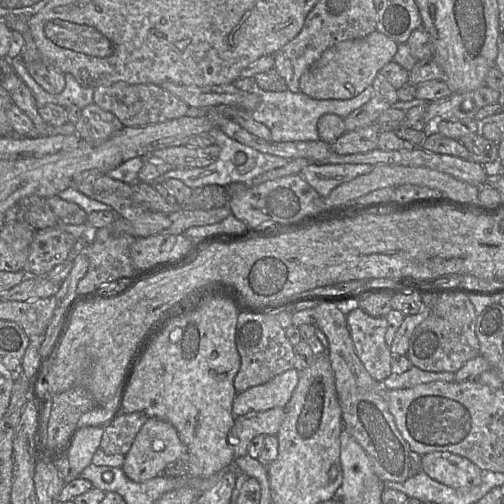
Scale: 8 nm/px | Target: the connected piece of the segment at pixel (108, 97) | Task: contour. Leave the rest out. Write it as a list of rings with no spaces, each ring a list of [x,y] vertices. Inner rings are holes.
[[[116,82],[94,88],[93,103],[112,113],[124,127],[143,127],[187,115],[189,106],[157,84]]]

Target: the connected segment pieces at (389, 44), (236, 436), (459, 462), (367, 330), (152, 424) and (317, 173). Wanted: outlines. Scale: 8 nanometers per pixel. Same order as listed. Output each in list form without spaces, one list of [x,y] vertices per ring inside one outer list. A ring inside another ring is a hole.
[[[378,30],[361,39],[338,42],[326,49],[302,74],[299,80],[300,92],[318,100],[353,98],[372,86],[381,69],[393,61],[397,50],[398,44]]]
[[[272,408],[265,412],[249,412],[234,417],[234,425],[228,435],[235,458],[248,455],[248,446],[253,438],[259,435],[277,436],[285,417],[285,408]]]
[[[450,452],[422,455],[421,470],[433,480],[455,489],[471,489],[482,483],[482,470],[477,465]]]
[[[355,307],[346,319],[358,358],[373,379],[383,382],[392,374],[392,353],[385,342],[386,317],[374,318]]]
[[[148,419],[141,427],[131,449],[125,456],[122,467],[125,475],[136,483],[143,483],[163,475],[164,470],[178,461],[187,449],[181,442],[177,430],[169,422],[160,419]]]
[[[310,164],[302,169],[301,177],[323,198],[342,183],[369,174],[370,164]]]

